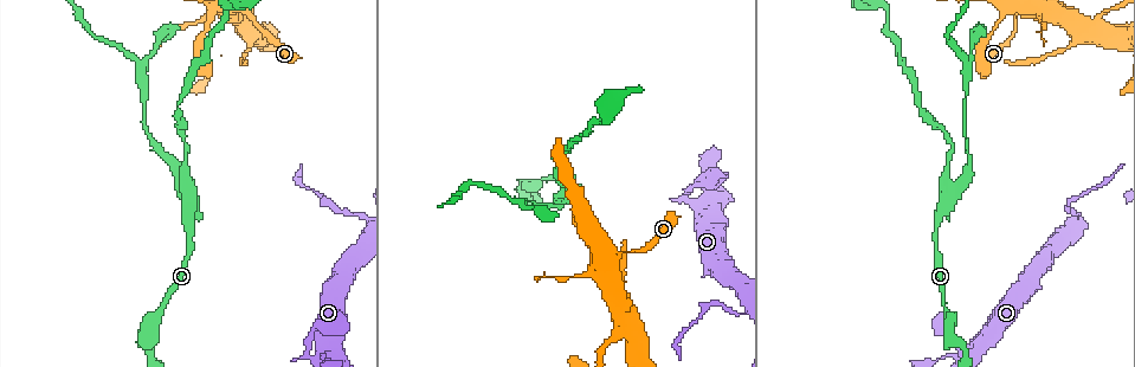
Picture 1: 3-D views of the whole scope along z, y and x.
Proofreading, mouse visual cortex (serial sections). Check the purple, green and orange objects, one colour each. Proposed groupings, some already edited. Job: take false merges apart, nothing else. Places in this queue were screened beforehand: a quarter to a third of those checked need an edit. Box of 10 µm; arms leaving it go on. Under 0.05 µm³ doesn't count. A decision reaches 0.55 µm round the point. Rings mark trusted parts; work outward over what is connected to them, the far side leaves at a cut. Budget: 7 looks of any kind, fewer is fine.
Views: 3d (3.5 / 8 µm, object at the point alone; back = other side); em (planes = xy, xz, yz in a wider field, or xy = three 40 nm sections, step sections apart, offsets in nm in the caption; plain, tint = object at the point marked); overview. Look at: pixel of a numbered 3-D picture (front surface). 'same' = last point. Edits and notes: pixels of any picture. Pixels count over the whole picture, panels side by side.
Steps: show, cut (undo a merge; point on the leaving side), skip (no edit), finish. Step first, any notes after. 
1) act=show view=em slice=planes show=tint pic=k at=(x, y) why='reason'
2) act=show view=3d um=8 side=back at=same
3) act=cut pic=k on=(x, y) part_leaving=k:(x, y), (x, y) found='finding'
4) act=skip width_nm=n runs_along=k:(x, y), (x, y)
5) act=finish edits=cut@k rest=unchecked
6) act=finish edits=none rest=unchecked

act=show view=3d um=8 pic=1 at=(1076, 214) why='calibre changes'

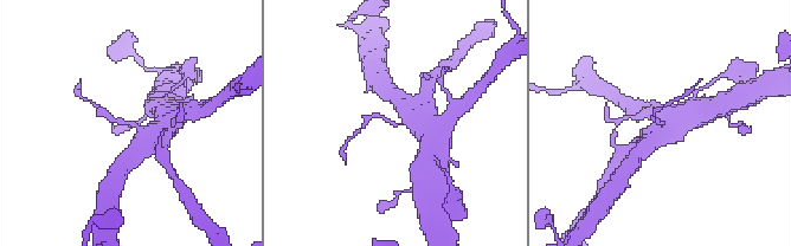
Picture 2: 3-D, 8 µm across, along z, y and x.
act=show view=3d um=3.5 at=same

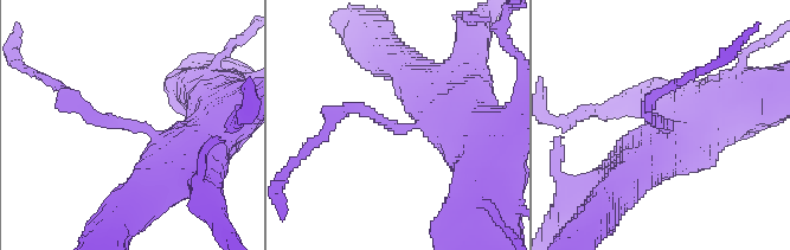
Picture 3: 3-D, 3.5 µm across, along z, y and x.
act=show view=em slice=xy step=2 show=tint pic=3 at=(661, 127) why='now the EM'

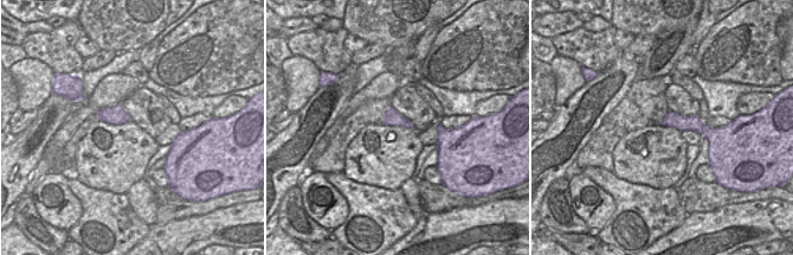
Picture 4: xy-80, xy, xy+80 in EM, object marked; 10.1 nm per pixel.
act=cut pic=3 on=(109, 123) part_leaving=3:(146, 130), (98, 120), (55, 87) found='a second cell is stuck on'

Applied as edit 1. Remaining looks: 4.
act=show view=3d um=8 pic=1 at=(946, 196) why='three arms meet'

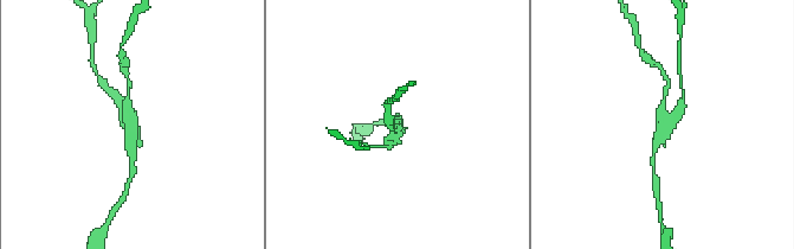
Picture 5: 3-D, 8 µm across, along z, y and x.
act=show view=em slice=xy step=1 show=tint at=same arms=3 arm_widths_nm=200,200,350

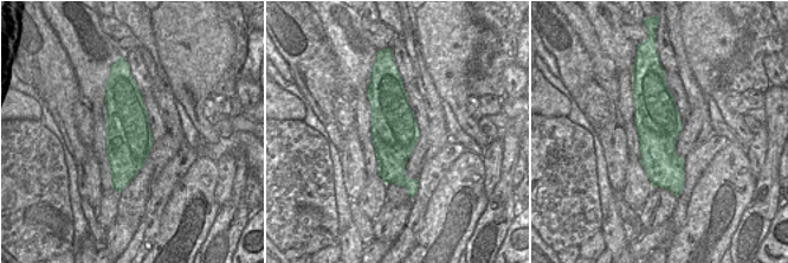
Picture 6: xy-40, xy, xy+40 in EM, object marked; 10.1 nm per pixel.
act=cut pic=5 on=(115, 95) found='two cells meet here'

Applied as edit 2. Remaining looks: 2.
act=finish edits=cut@3,cut@5 rest=unchecked

